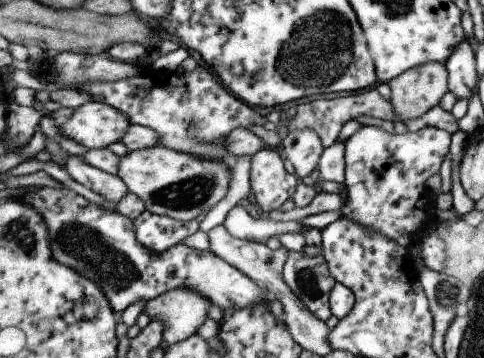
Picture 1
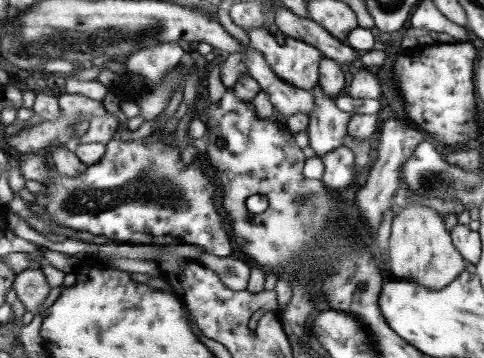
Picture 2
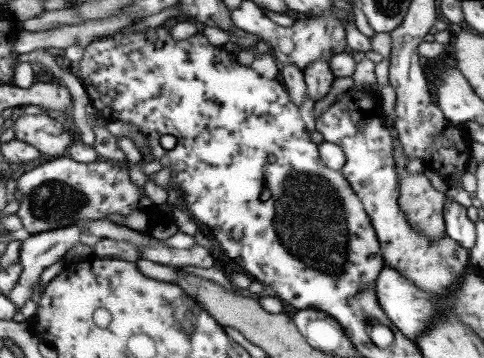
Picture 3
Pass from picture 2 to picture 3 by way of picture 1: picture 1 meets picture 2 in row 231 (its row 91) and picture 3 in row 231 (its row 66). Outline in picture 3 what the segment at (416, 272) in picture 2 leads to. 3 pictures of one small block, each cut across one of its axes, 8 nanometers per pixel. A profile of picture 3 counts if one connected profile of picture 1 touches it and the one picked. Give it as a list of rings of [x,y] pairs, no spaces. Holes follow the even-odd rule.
[[[407,172],[401,180],[399,204],[417,232],[431,240],[447,236],[443,234],[445,214],[441,214],[441,210],[445,210],[443,194],[431,188],[431,180],[427,176]]]

